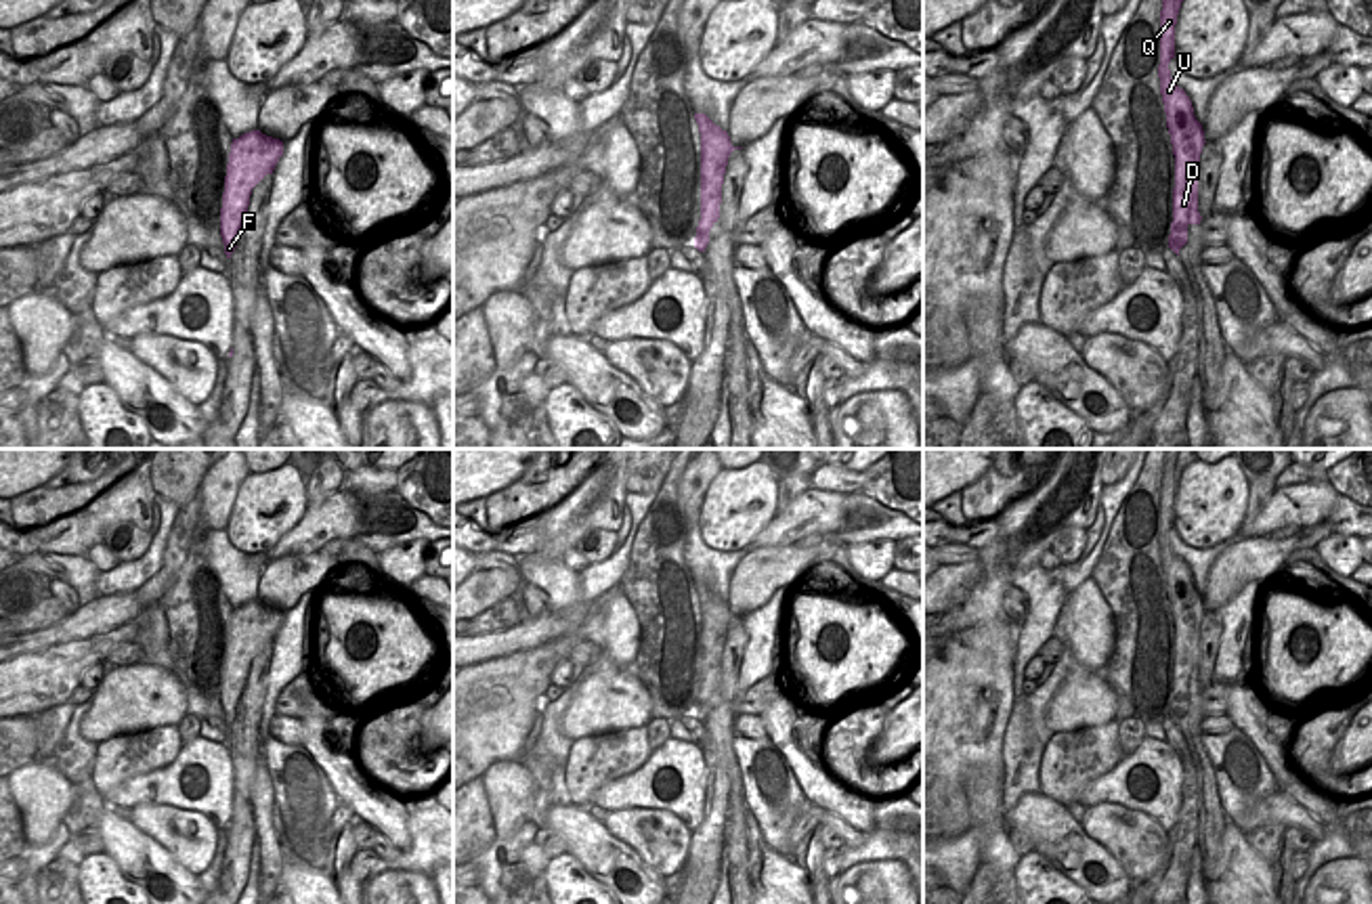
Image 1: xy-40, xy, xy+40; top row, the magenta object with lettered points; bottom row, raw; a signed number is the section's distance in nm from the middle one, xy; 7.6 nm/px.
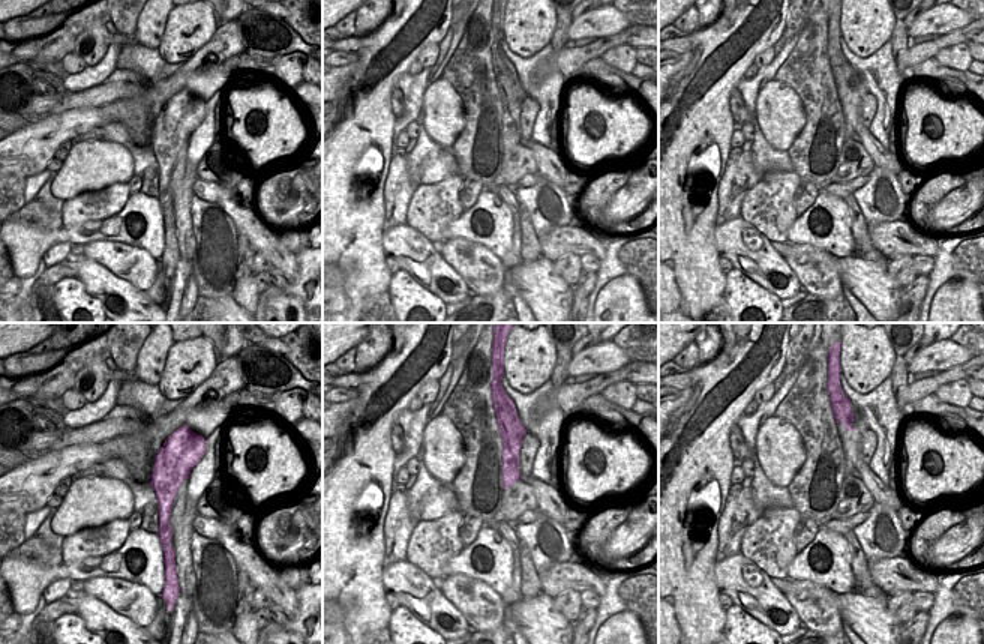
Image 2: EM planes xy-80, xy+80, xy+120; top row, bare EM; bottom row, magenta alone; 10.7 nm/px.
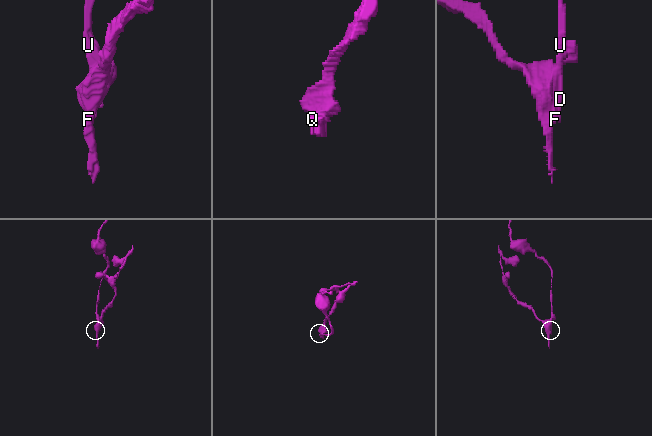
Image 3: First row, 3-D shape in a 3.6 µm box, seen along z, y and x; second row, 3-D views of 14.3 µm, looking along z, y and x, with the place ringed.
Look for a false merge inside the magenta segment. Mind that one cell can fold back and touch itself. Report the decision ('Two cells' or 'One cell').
Two cells

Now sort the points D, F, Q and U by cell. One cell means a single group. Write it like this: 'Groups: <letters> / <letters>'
Groups: D Q U / F

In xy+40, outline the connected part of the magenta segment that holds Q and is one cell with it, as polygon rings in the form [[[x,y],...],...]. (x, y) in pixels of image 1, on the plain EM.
[[[1166,449],[1160,480],[1160,564],[1166,583],[1175,625],[1175,659],[1173,659],[1173,692],[1169,717],[1179,726],[1187,713],[1187,696],[1200,694],[1198,682],[1198,636],[1204,617],[1202,594],[1194,585],[1194,577],[1183,558],[1173,547],[1169,533],[1175,529],[1175,495],[1183,468],[1194,459],[1192,449]]]

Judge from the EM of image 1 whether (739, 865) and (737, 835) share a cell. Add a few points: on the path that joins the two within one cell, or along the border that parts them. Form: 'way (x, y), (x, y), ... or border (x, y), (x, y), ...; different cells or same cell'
way (739, 858), (737, 842); same cell

